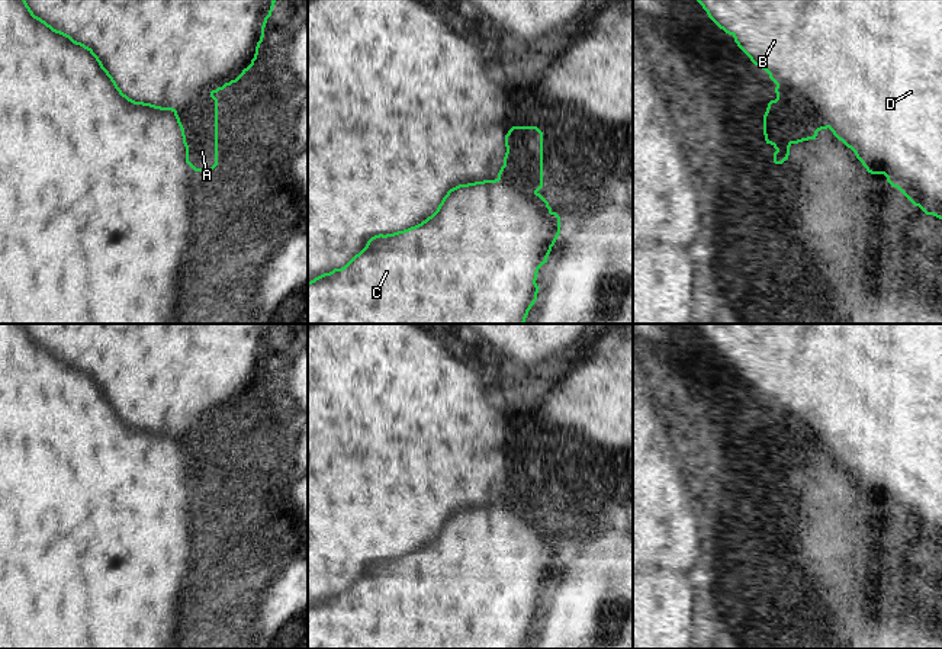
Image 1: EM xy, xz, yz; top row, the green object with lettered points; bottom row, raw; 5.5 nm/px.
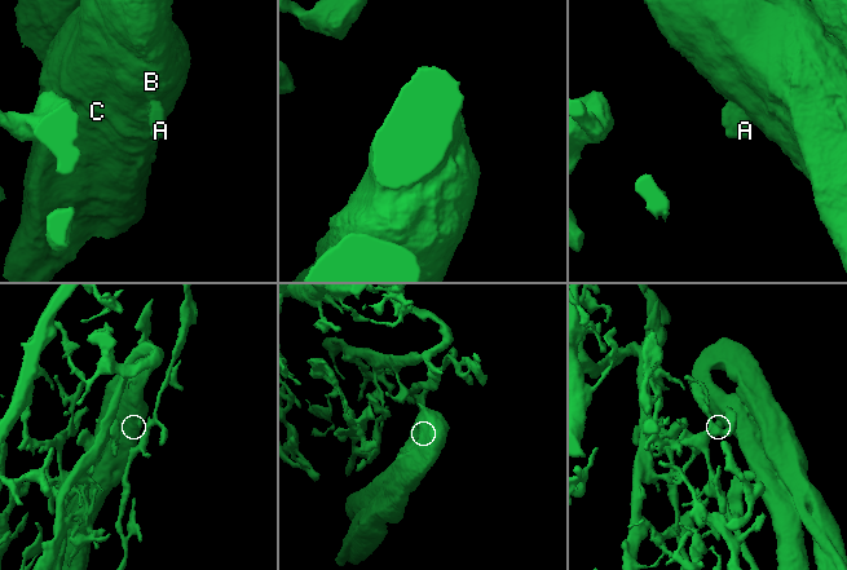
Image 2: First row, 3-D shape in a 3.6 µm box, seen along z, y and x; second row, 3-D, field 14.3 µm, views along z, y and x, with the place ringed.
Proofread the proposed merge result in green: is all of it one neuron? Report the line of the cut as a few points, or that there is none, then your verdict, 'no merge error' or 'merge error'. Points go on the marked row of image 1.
cut in yz along (777, 84), (791, 87), (803, 95), (819, 111), (828, 127); merge error

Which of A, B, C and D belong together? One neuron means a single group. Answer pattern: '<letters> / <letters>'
A / B C D

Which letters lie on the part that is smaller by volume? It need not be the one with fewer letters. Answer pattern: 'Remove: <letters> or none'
Remove: A

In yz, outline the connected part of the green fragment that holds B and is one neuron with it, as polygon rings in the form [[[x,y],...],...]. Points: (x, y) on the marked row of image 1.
[[[697,0],[707,12],[708,17],[726,33],[734,38],[737,46],[750,58],[750,61],[765,70],[769,78],[782,87],[788,87],[808,99],[824,116],[827,128],[833,135],[851,148],[856,158],[871,174],[884,174],[887,181],[897,187],[914,206],[919,206],[926,215],[942,219],[942,0]]]

